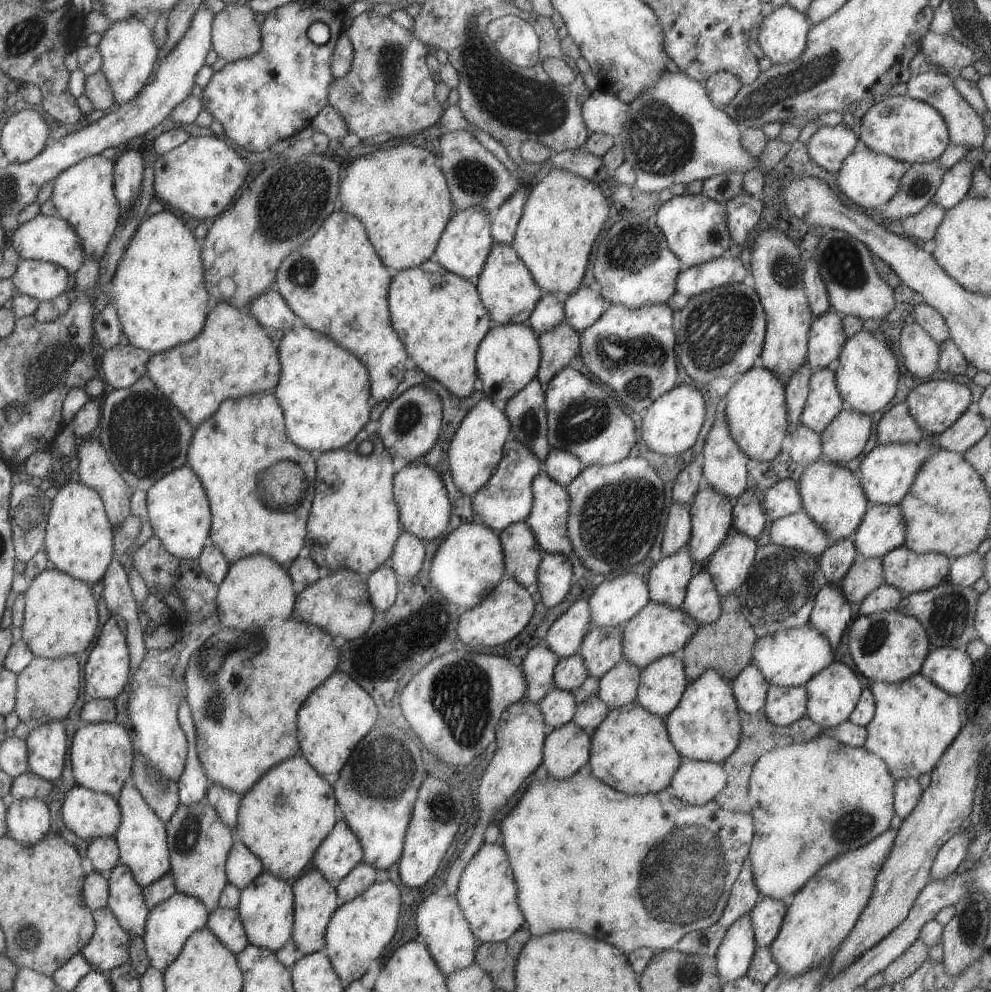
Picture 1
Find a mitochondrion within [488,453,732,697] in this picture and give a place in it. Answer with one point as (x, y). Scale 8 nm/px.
(623, 514)

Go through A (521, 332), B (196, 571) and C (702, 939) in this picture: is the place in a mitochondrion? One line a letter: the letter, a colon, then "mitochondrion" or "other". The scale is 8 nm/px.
A: other
B: other
C: mitochondrion

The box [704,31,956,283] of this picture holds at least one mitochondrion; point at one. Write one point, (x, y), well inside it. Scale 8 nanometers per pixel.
(776, 88)

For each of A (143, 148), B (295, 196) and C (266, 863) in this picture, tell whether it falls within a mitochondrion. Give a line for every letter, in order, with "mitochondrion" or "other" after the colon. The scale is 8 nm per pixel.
A: other
B: mitochondrion
C: other

